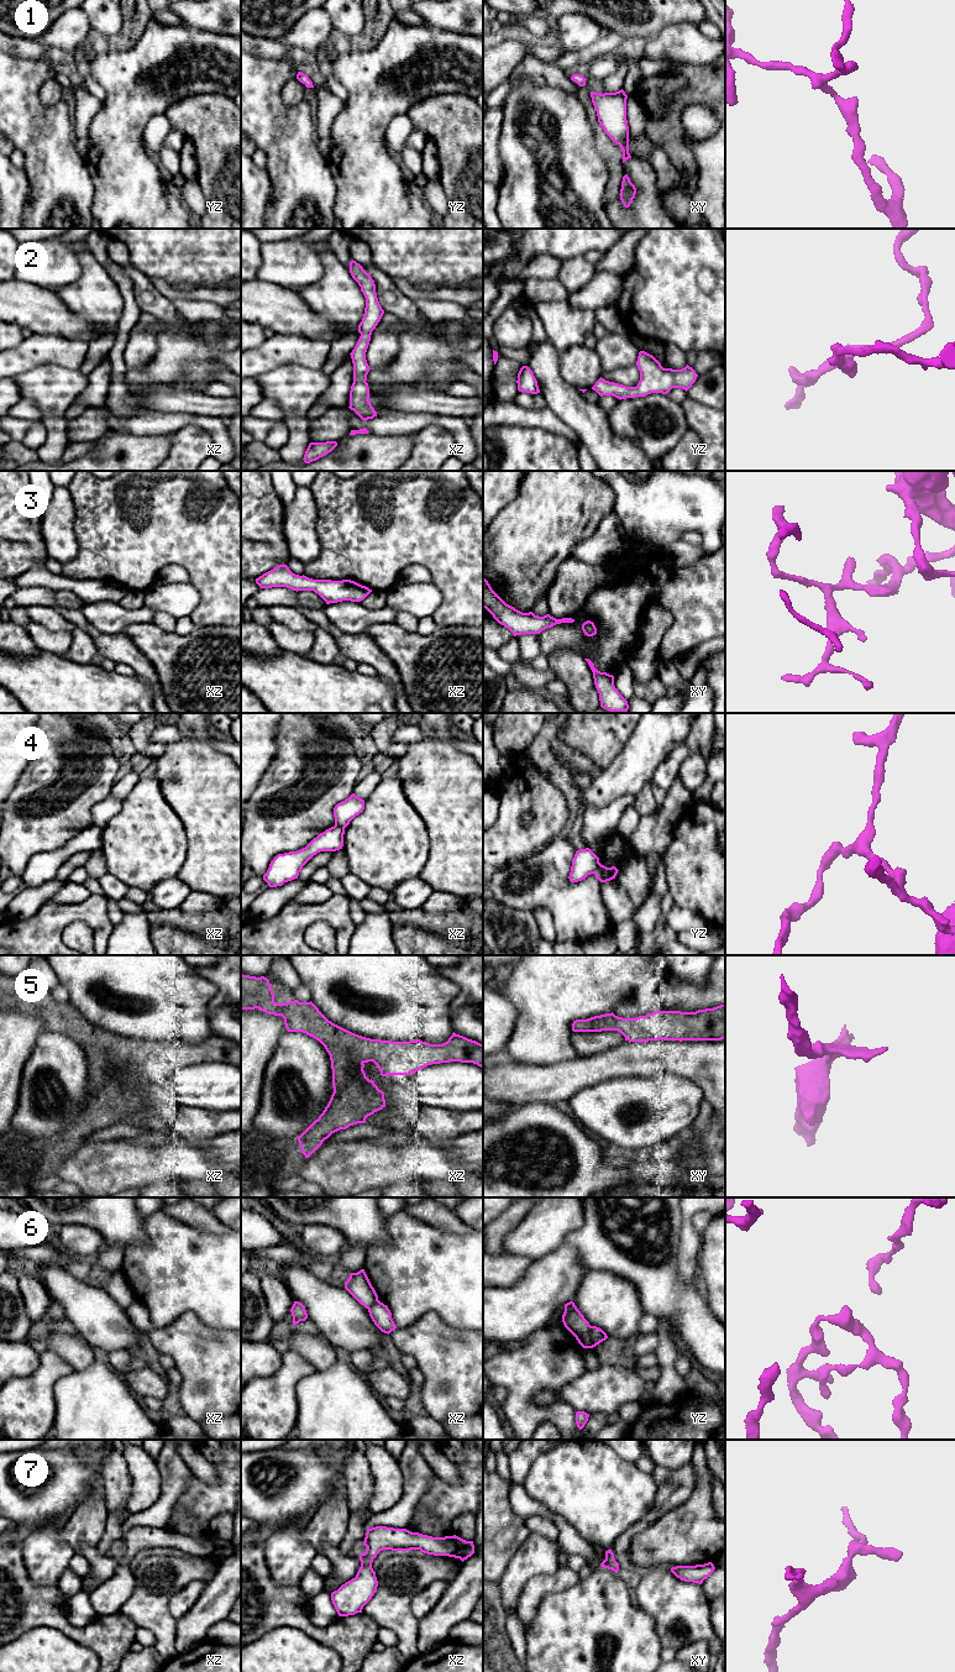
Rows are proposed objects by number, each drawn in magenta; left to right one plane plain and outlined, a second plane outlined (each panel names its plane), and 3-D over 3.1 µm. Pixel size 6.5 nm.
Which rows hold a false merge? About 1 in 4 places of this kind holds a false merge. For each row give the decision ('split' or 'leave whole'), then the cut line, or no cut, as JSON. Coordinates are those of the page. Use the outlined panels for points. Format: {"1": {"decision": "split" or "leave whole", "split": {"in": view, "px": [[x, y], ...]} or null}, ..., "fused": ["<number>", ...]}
{"1": {"decision": "leave whole", "split": null}, "2": {"decision": "leave whole", "split": null}, "3": {"decision": "leave whole", "split": null}, "4": {"decision": "split", "split": {"in": "yz", "px": [[599, 863], [592, 873]]}}, "5": {"decision": "leave whole", "split": null}, "6": {"decision": "split", "split": {"in": "yz", "px": [[589, 1326], [591, 1347]]}}, "7": {"decision": "leave whole", "split": null}, "fused": ["4", "6"]}

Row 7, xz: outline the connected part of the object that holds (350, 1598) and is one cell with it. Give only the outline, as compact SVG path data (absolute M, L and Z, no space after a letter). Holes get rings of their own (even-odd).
M387 1526L367 1529L363 1545L367 1550L360 1555L361 1567L356 1577L331 1593L339 1616L362 1613L363 1607L372 1599L378 1587L372 1562L383 1550L420 1550L427 1555L460 1558L462 1562L474 1553L473 1541L466 1541L456 1535L432 1537L406 1529Z

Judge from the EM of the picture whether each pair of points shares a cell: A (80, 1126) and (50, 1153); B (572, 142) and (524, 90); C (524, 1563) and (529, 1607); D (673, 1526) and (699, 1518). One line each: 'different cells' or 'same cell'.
A: same cell
B: same cell
C: different cells
D: same cell

